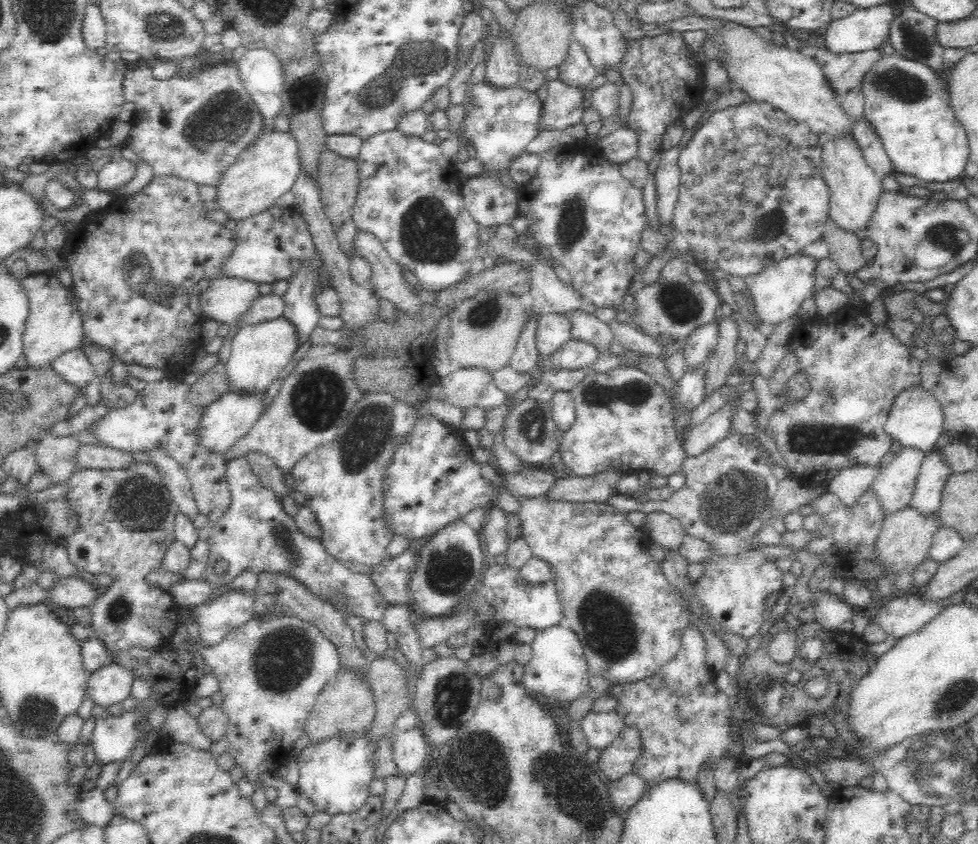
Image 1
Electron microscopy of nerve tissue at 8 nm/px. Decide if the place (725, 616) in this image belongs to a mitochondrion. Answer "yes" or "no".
no

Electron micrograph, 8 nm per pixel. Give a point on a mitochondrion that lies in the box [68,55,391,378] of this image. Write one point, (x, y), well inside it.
(226, 117)

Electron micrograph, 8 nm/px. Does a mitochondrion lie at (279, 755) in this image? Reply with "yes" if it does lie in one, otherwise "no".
no

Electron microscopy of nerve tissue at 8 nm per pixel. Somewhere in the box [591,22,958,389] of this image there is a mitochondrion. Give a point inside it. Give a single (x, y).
(899, 84)

